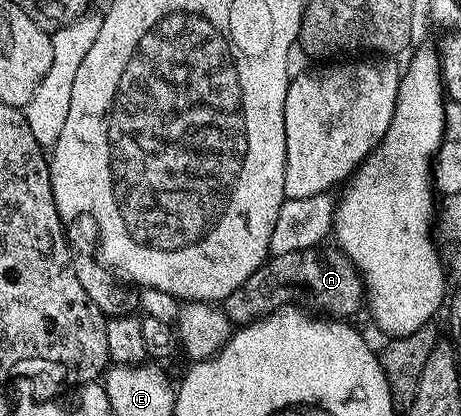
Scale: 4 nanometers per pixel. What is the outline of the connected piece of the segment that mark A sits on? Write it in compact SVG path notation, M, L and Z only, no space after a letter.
M322 245L314 248L304 248L298 251L286 252L285 255L269 256L263 265L260 265L258 271L254 271L250 278L238 287L237 291L232 291L227 299L222 303L224 313L235 326L246 325L252 321L259 321L261 317L273 313L276 309L289 306L294 296L300 295L310 299L314 304L320 307L319 312L325 316L334 319L350 319L359 309L363 308L366 294L364 292L364 283L360 278L355 265L339 248L332 249Z

